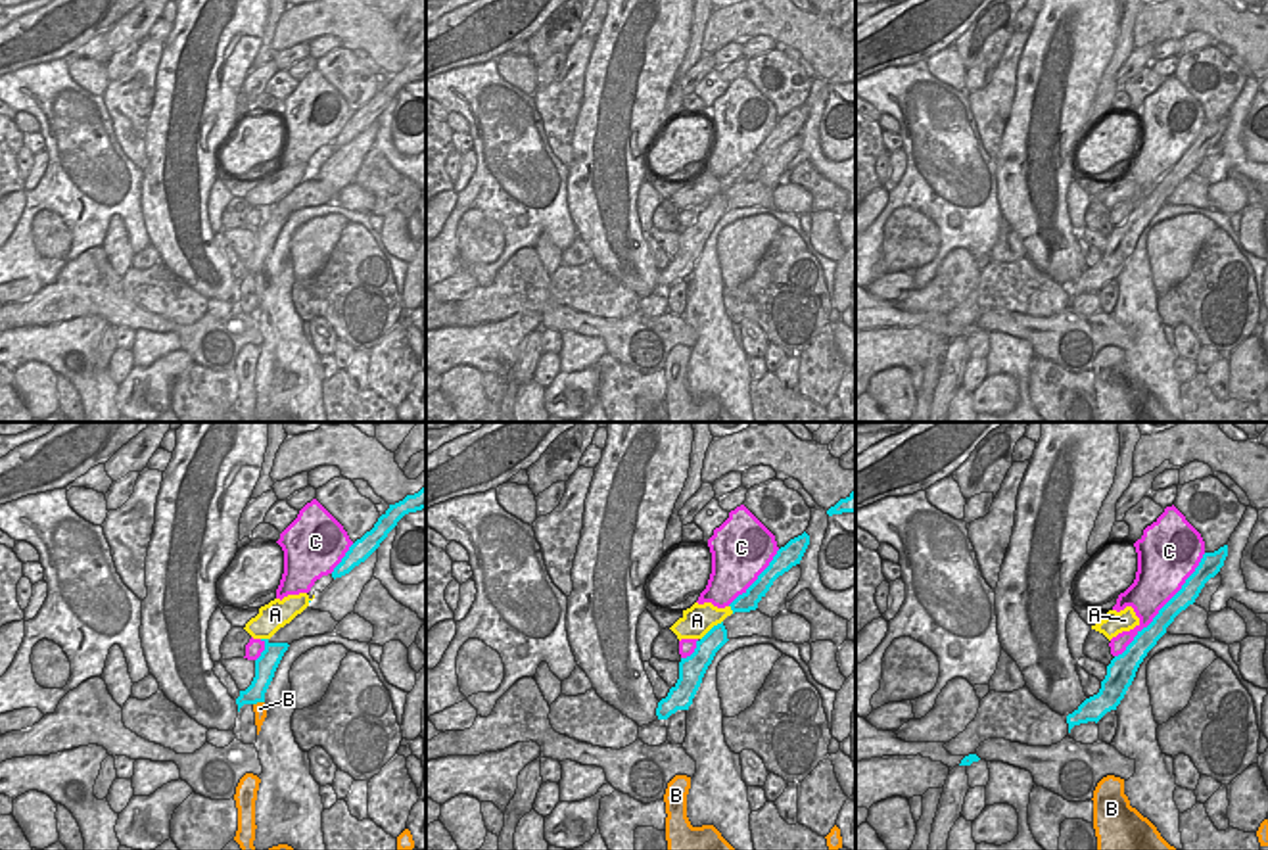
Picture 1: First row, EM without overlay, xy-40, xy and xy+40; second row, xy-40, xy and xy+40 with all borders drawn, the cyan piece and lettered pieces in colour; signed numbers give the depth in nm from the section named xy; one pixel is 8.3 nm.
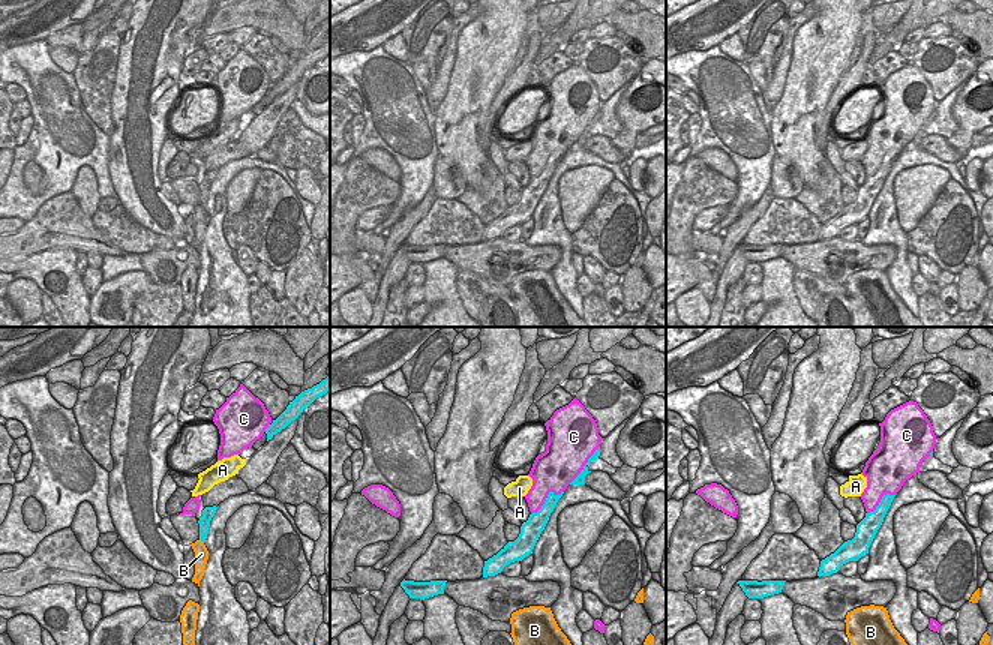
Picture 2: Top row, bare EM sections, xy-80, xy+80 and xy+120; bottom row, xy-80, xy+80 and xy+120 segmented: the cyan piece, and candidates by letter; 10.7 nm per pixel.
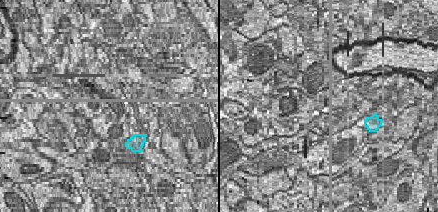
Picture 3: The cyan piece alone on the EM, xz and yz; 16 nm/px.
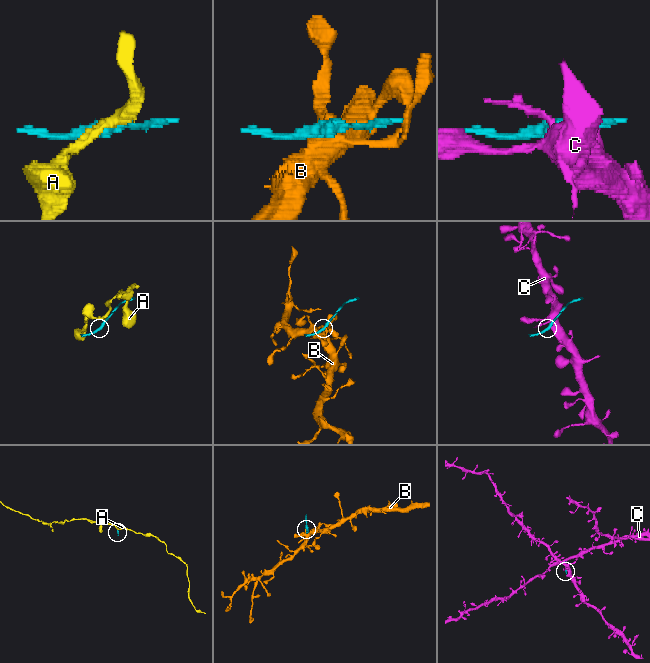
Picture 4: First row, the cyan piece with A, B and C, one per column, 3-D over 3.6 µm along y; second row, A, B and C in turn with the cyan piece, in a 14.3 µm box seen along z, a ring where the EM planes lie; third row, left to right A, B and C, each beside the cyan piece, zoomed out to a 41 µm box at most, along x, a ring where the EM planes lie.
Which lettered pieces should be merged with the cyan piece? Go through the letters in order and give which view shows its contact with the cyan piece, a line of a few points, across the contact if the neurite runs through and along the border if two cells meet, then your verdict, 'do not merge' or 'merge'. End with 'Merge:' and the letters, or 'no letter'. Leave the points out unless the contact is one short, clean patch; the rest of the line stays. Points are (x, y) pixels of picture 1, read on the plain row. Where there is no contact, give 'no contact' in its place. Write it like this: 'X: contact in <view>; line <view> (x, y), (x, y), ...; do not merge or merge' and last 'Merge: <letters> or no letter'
A: contact in xy; line xy (722, 190), (701, 210); do not merge
B: contact in xy-40; line xy-40 (263, 271), (254, 275); do not merge
C: contact in xy+40; do not merge
Merge: no letter

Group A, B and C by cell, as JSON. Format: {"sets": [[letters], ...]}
{"sets": [["A"], ["B"], ["C"]]}

